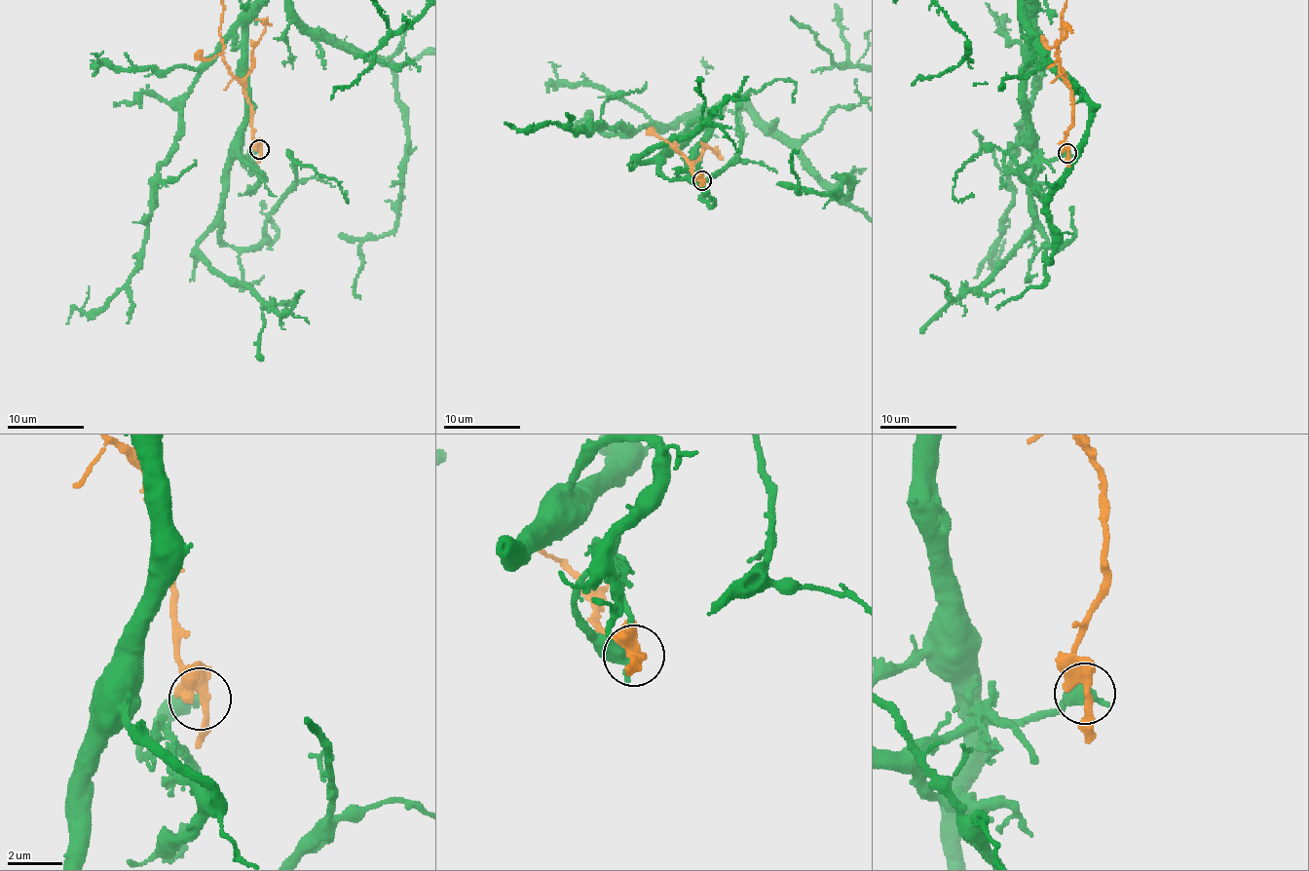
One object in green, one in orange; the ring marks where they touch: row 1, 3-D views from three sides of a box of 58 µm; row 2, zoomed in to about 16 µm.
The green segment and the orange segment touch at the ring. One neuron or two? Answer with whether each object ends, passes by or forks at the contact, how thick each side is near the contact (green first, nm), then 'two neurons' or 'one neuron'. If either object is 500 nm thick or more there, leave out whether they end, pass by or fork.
green ends there; orange forks there; 440 nm thick on the green side, 320 nm on the other; two neurons

